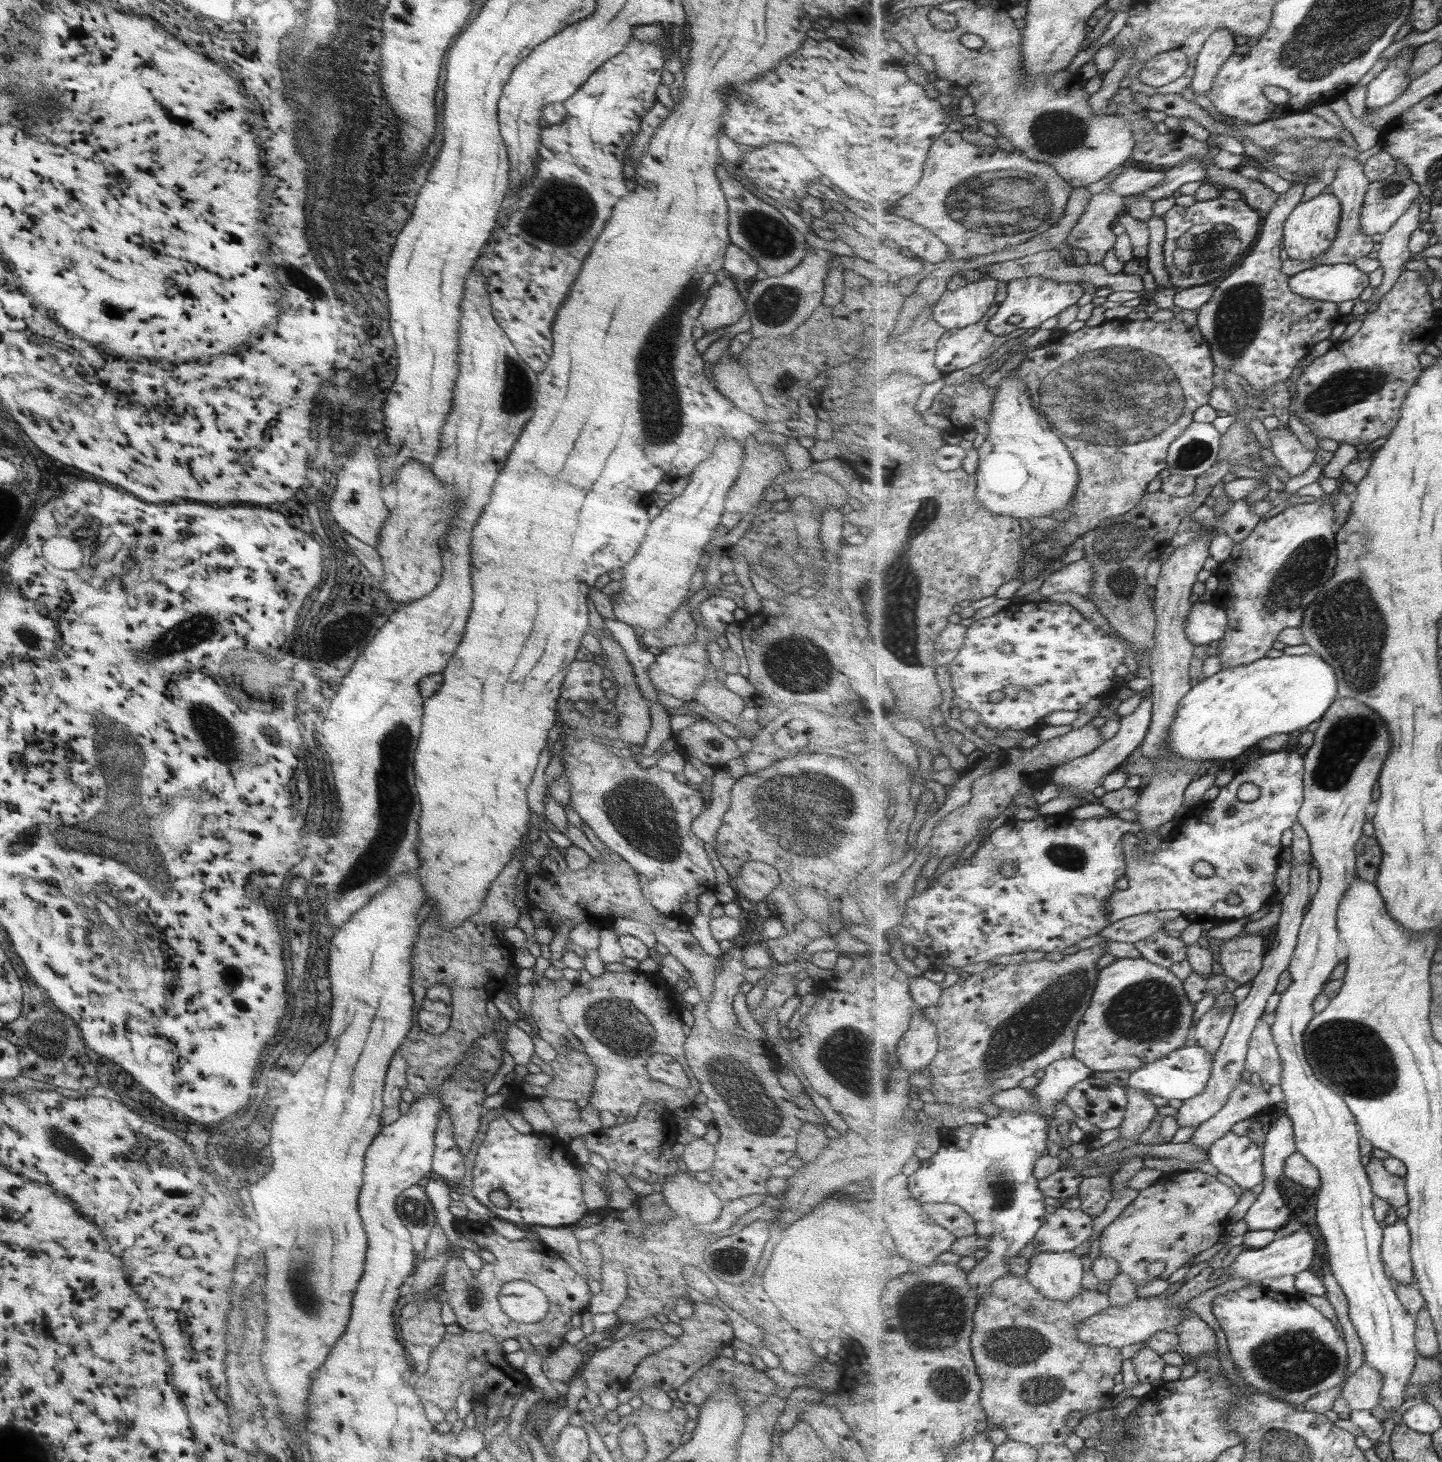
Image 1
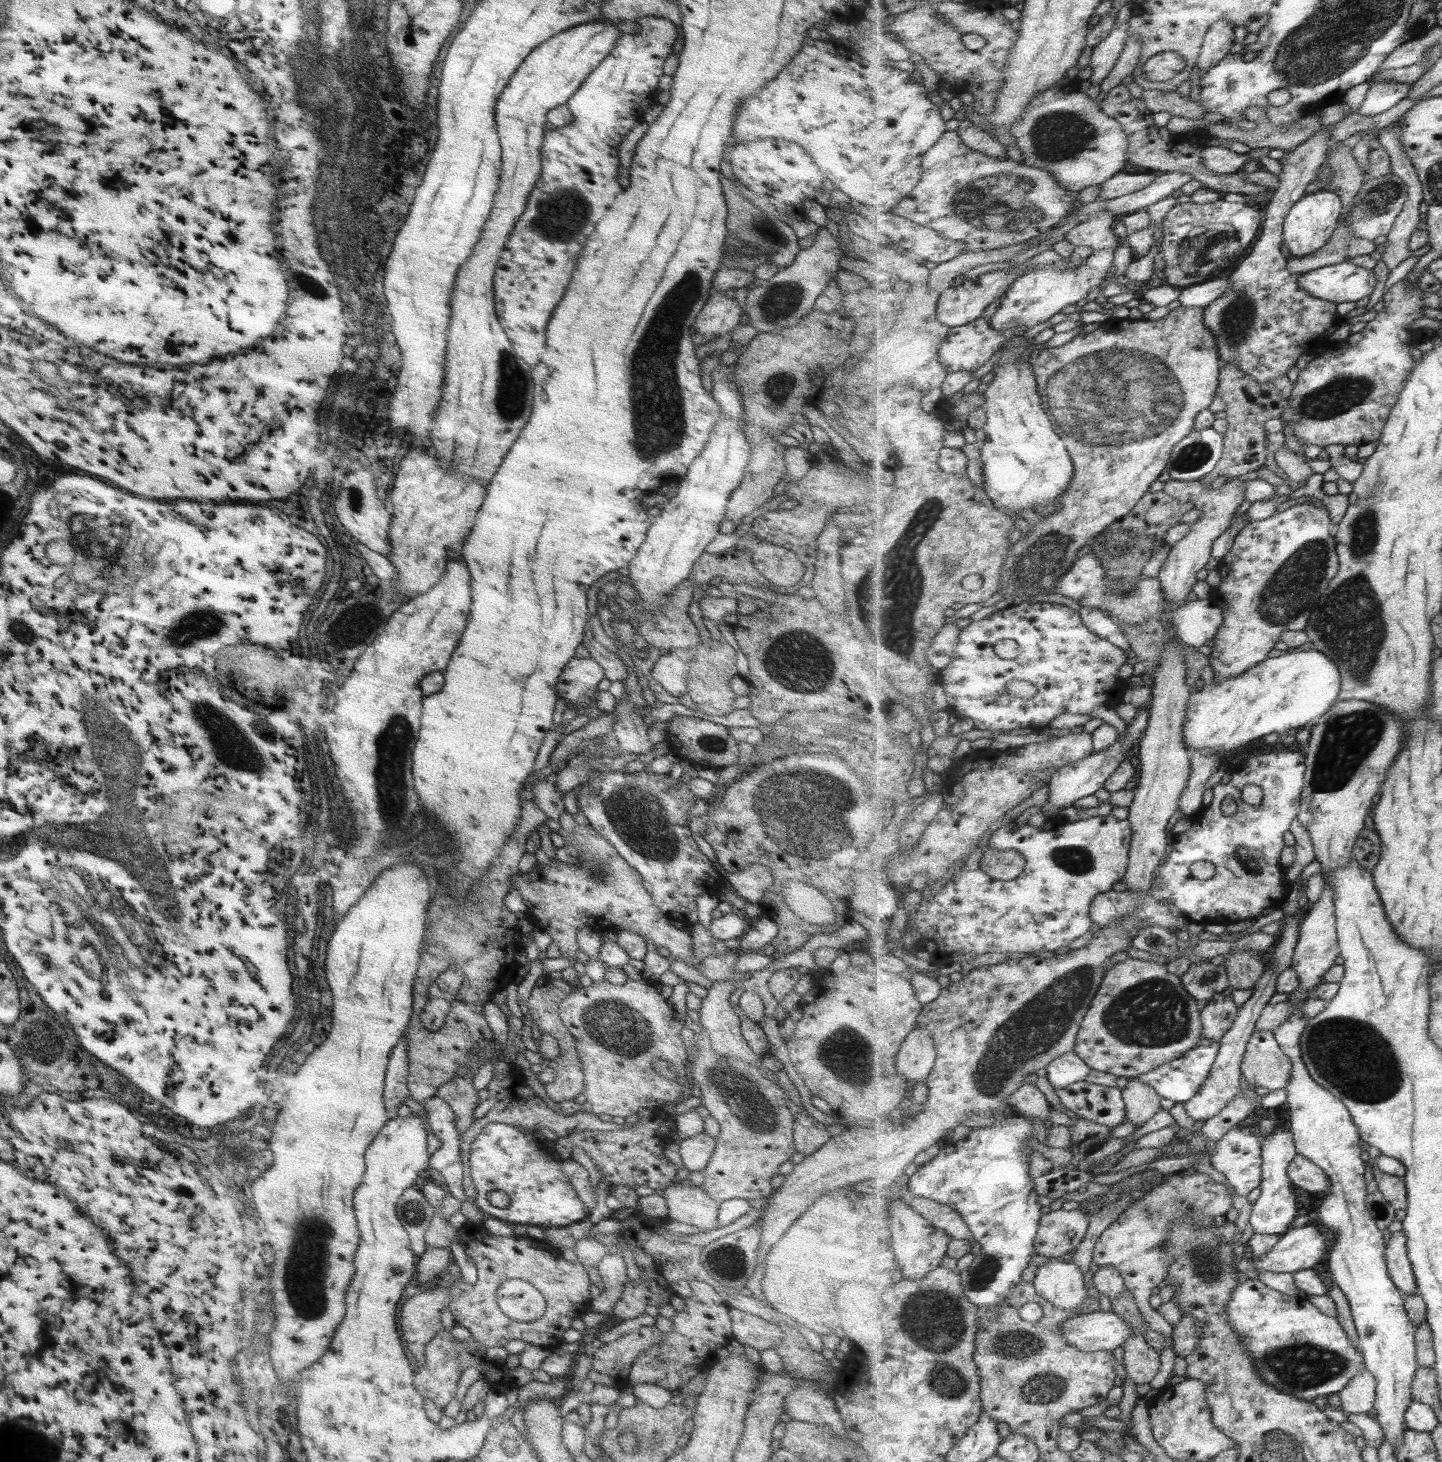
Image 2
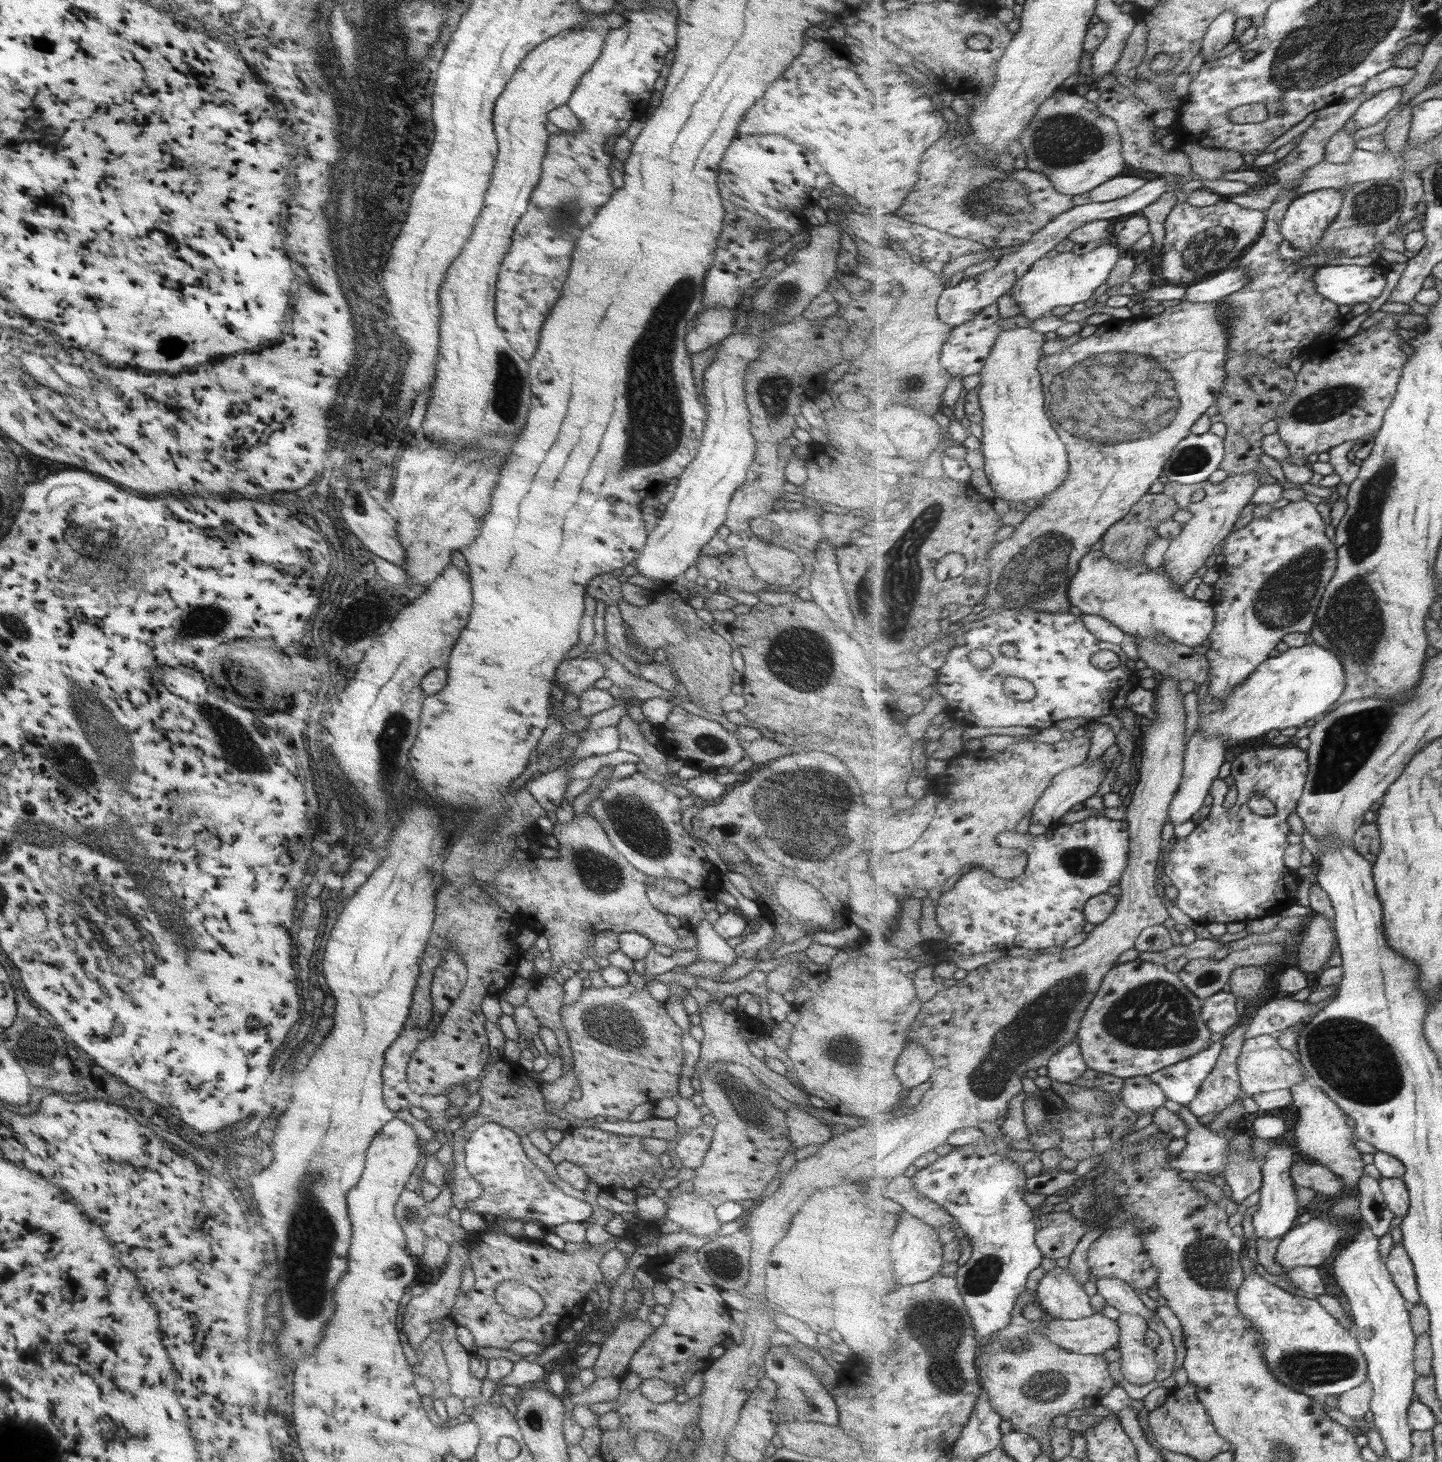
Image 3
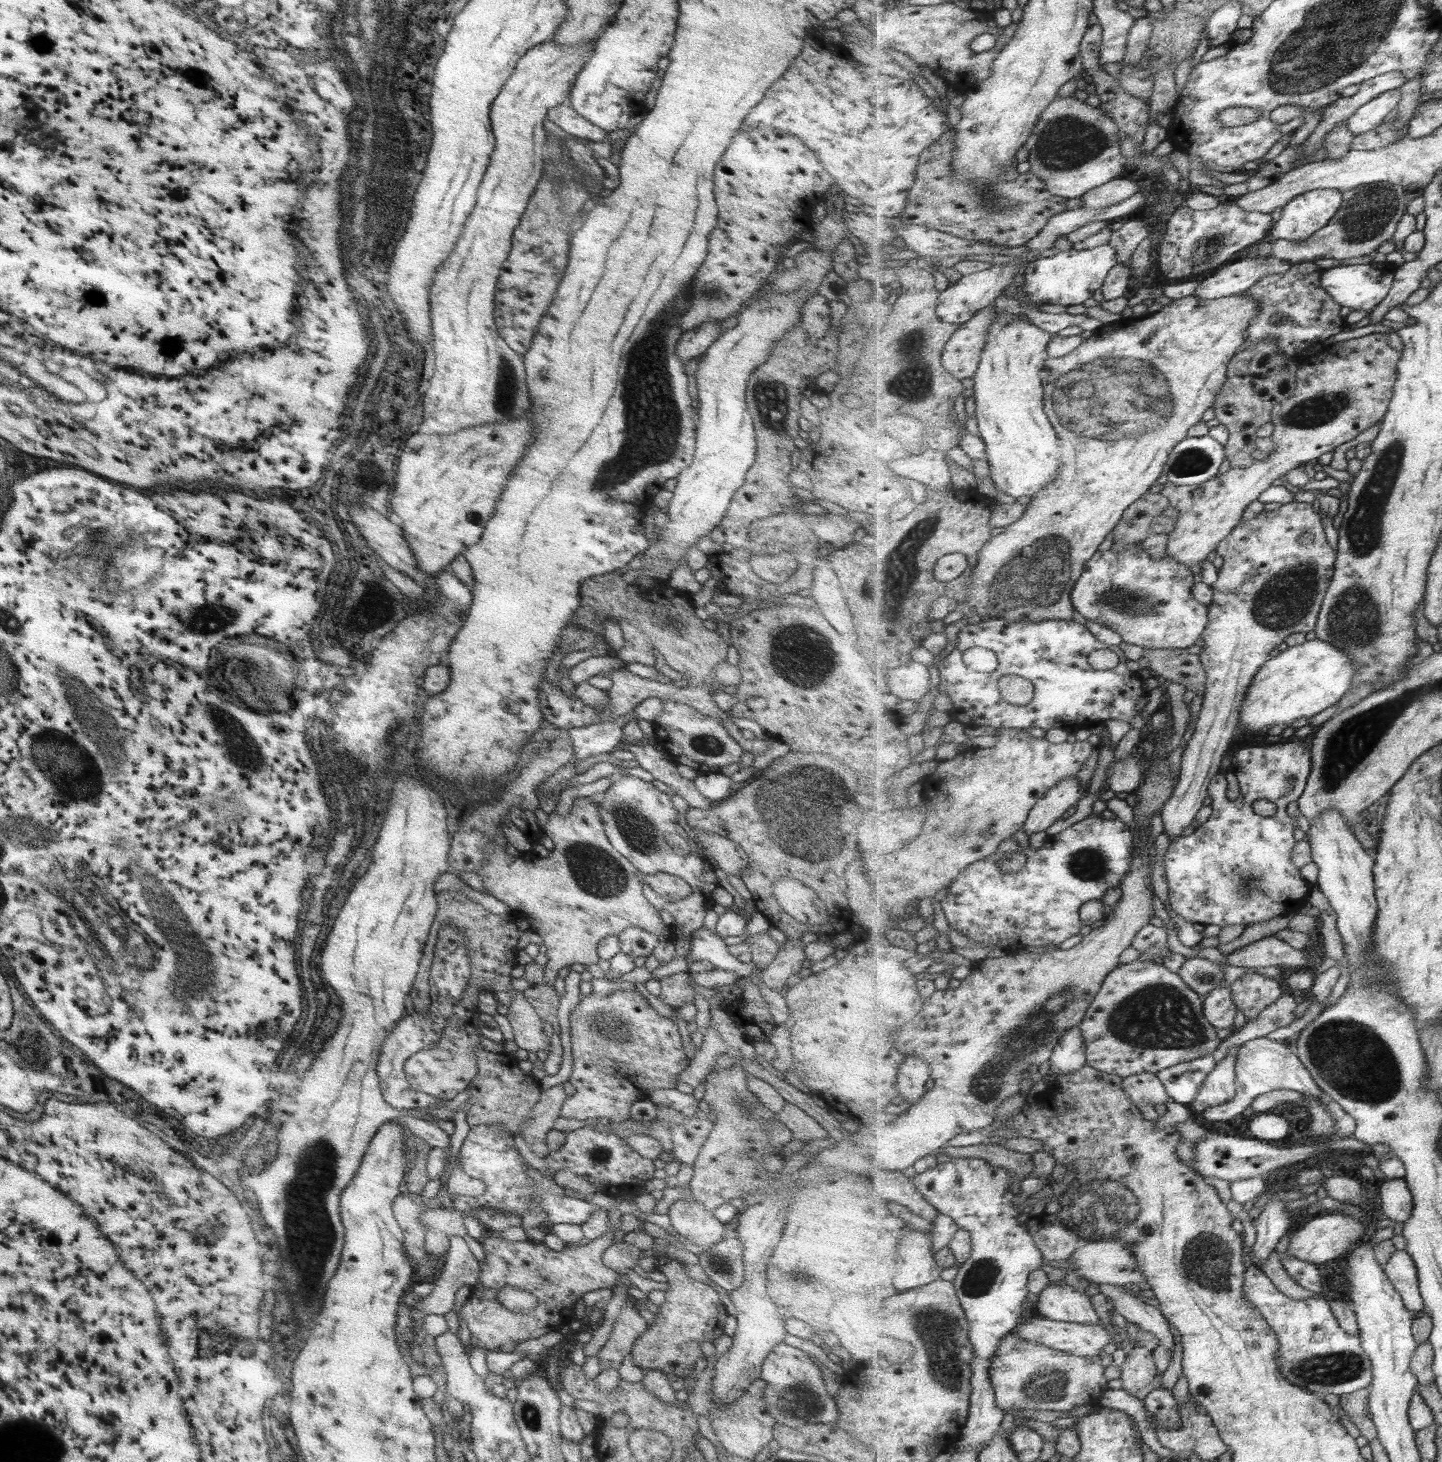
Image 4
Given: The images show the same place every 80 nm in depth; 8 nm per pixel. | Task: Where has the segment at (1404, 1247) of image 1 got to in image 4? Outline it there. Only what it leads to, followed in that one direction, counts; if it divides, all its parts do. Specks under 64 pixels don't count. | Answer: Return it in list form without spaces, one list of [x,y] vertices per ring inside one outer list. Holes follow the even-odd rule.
[[[1395,1250],[1384,1266],[1387,1276],[1404,1298],[1404,1304],[1409,1310],[1423,1312],[1426,1309],[1424,1298],[1420,1291],[1420,1279],[1415,1261],[1406,1251]]]

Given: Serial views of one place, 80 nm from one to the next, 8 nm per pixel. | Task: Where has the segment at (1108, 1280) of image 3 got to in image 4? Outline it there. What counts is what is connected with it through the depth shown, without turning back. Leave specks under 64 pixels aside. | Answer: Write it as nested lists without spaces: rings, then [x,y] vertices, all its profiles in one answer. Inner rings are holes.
[[[1100,1284],[1101,1292],[1113,1306],[1113,1310],[1120,1312],[1127,1321],[1133,1321],[1142,1329],[1151,1331],[1158,1336],[1161,1346],[1171,1350],[1175,1348],[1175,1338],[1171,1334],[1171,1326],[1168,1318],[1159,1310],[1159,1307],[1151,1306],[1143,1302],[1139,1296],[1129,1294],[1125,1286],[1114,1284]]]

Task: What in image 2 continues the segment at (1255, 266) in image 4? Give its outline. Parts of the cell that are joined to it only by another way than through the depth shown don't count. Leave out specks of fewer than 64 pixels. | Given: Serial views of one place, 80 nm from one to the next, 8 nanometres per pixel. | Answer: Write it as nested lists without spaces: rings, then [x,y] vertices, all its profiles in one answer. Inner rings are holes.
[[[1230,275],[1182,289],[1179,302],[1191,308],[1206,308],[1231,288]]]

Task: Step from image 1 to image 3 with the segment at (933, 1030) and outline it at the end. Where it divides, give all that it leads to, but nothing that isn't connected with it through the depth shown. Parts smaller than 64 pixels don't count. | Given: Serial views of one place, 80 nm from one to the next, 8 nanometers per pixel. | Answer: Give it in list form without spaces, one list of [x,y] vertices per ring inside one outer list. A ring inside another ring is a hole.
[[[911,1042],[911,1044],[906,1044],[895,1071],[905,1092],[908,1092],[915,1086],[930,1081],[935,1072],[933,1056],[930,1050],[923,1048],[921,1044]]]

